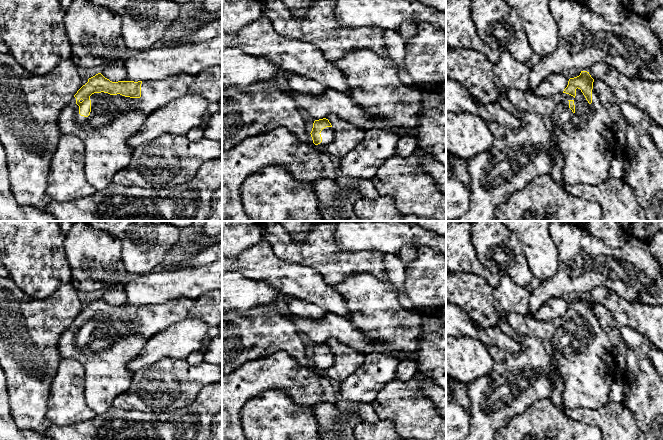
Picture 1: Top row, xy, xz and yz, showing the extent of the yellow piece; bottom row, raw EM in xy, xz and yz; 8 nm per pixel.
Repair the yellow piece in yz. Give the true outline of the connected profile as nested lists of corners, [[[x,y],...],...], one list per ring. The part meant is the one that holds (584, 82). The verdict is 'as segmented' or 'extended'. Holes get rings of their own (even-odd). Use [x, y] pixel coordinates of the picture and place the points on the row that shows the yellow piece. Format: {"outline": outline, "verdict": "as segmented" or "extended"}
{"outline": [[[581,71],[579,76],[570,78],[562,93],[550,97],[516,89],[510,89],[506,94],[519,112],[538,115],[552,133],[563,154],[563,178],[567,185],[595,185],[610,177],[610,163],[619,150],[613,122],[595,91],[589,72]]], "verdict": "extended"}

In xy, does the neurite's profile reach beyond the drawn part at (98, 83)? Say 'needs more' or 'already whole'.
needs more

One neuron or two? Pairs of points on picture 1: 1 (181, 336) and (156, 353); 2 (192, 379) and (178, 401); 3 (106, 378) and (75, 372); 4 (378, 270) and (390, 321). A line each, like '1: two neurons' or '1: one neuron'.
1: one neuron
2: one neuron
3: two neurons
4: two neurons

